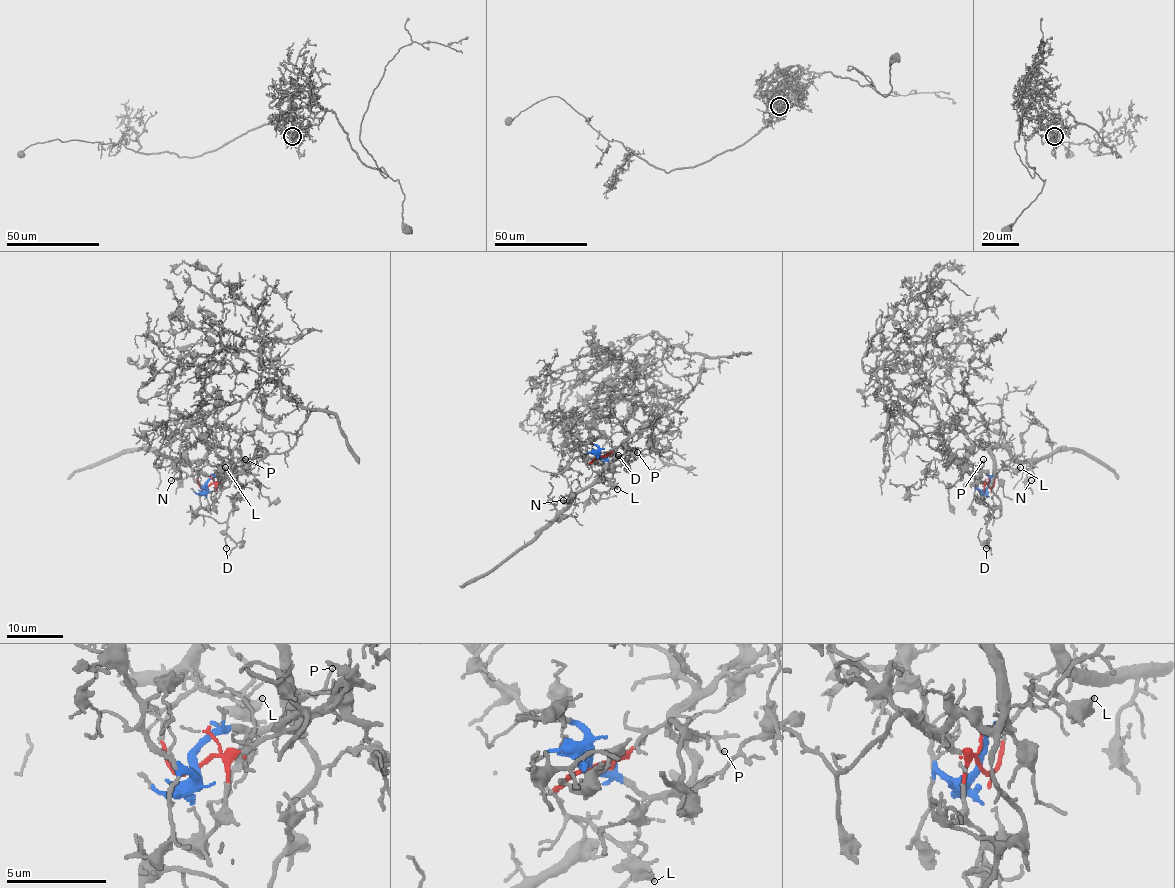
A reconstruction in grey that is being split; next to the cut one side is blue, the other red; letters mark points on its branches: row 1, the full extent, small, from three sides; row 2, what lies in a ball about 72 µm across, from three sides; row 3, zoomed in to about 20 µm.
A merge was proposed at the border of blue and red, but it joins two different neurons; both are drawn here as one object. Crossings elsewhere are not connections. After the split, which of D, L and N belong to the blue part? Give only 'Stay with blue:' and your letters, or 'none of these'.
Stay with blue: D, N

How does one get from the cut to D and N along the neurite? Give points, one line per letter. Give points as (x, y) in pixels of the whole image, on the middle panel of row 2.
D: (598, 457), (613, 464), (632, 460), (625, 470), (626, 465), (618, 456)
N: (598, 457), (623, 464), (622, 460), (618, 460), (571, 500), (564, 503), (563, 500)

